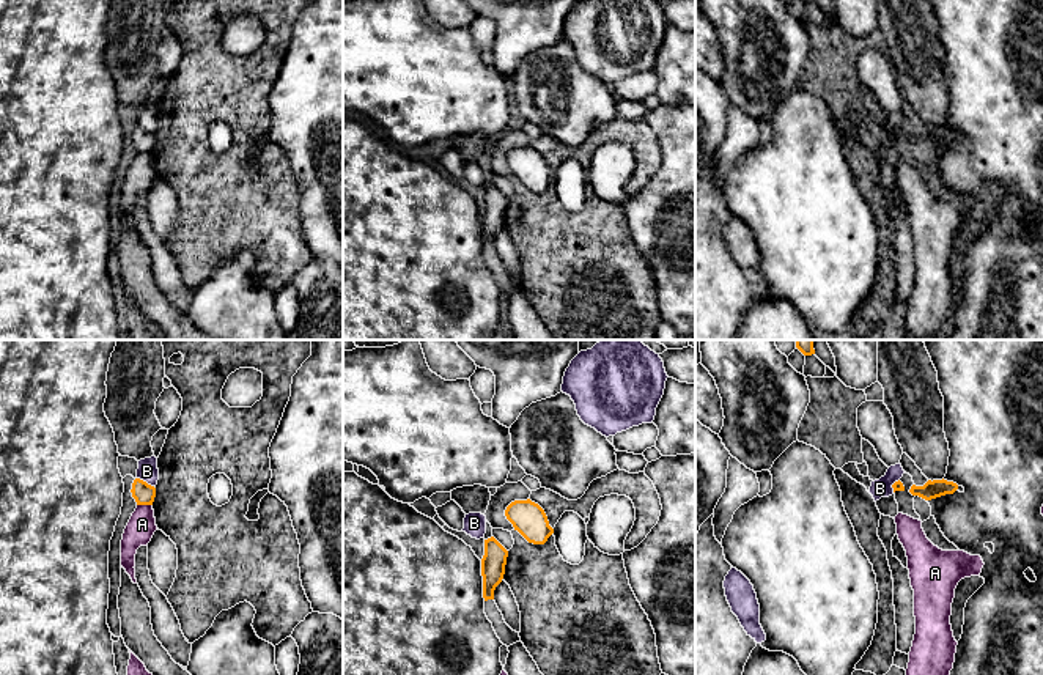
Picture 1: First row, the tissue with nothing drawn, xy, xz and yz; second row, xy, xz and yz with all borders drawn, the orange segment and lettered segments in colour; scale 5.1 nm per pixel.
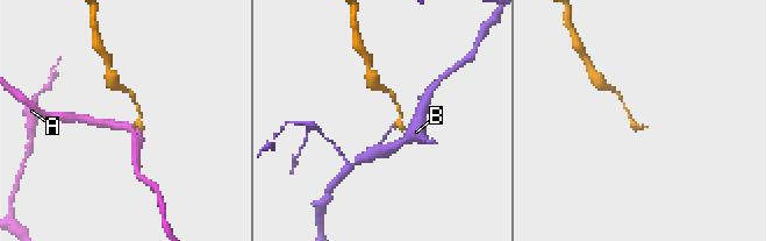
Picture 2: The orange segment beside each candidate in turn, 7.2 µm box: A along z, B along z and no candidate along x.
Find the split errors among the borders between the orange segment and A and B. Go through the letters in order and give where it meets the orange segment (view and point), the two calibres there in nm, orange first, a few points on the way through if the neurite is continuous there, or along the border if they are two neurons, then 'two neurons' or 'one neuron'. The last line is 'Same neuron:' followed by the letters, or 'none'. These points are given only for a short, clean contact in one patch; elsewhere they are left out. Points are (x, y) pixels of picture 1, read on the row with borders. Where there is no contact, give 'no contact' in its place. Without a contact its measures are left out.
A: xy (145, 504) | 110/140 nm | two neurons
B: xy (145, 482) | 110/100 nm | along xy (137, 477), (153, 486) | two neurons
Same neuron: none

